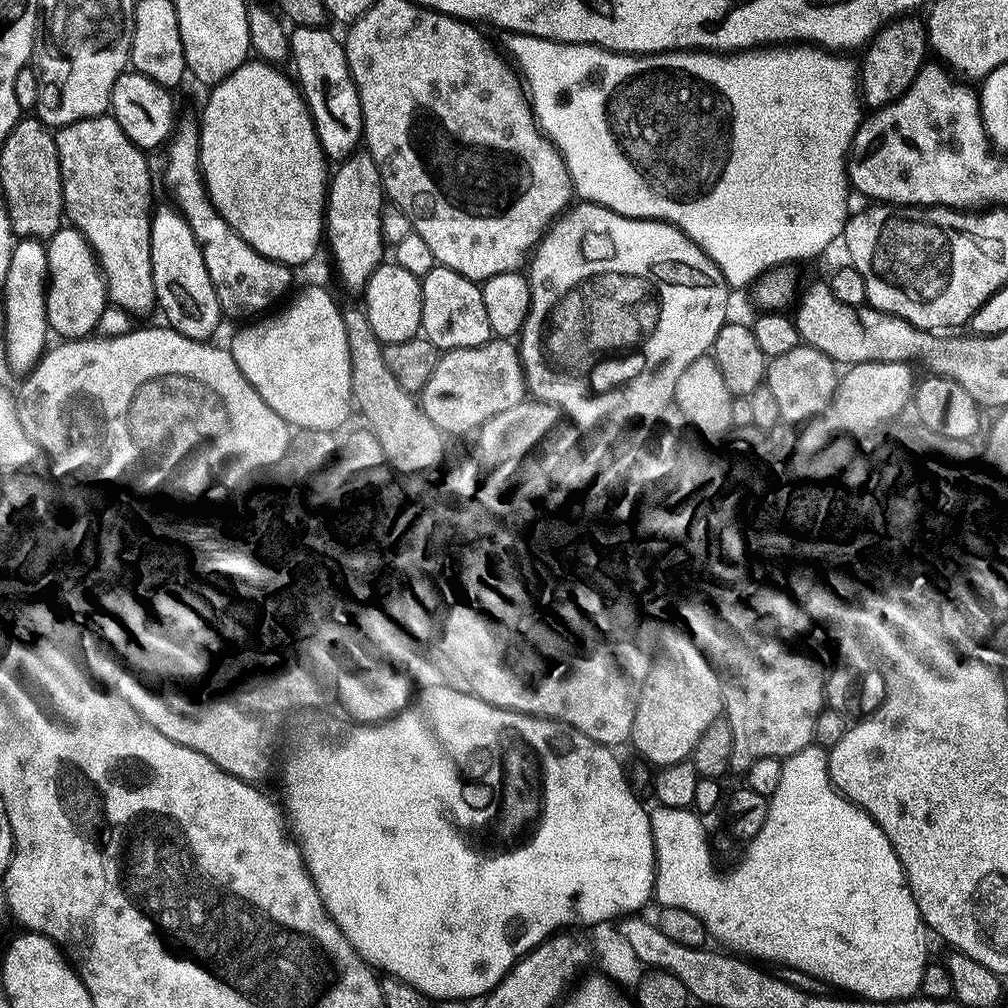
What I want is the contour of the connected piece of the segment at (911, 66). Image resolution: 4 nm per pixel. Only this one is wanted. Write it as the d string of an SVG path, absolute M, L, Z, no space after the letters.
M901 18L884 25L884 29L873 38L863 53L864 64L859 65L861 99L872 110L879 110L904 97L909 88L919 78L924 65L929 63L929 29L920 18Z

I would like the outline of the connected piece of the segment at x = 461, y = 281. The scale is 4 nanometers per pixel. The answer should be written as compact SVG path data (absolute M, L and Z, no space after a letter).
M436 266L422 280L423 326L425 339L442 352L454 349L470 349L487 344L493 337L489 305L475 281L452 271Z

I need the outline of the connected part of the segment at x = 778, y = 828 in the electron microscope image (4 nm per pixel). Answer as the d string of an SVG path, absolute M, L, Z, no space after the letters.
M813 746L783 761L782 783L778 785L778 790L770 798L766 824L762 827L762 832L747 845L748 853L745 854L744 861L737 868L730 869L729 872L719 872L716 869L716 860L712 857L712 844L708 841L707 830L704 829L705 821L695 811L686 808L653 807L650 815L652 817L652 837L656 843L656 894L654 900L657 905L660 903L661 909L690 910L690 914L694 914L694 918L698 918L704 923L709 937L713 941L721 940L725 944L723 947L733 953L743 954L745 957L756 962L763 962L765 965L776 963L776 966L804 971L833 989L841 988L844 991L841 993L851 994L861 1001L876 1001L892 1006L896 1001L911 1000L921 995L923 976L930 967L930 960L928 960L930 929L922 918L920 907L912 893L912 887L908 885L908 875L904 873L904 867L898 858L896 847L892 845L890 838L886 838L884 831L876 825L876 820L870 818L870 814L866 814L856 804L848 801L832 785L832 780L828 777L828 758L829 753L825 749L823 752L820 746Z

